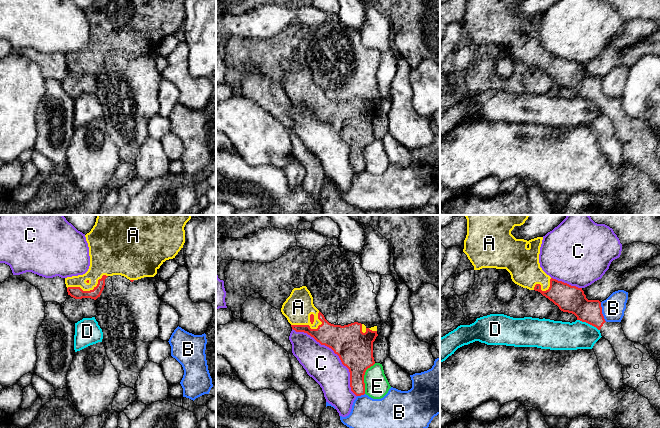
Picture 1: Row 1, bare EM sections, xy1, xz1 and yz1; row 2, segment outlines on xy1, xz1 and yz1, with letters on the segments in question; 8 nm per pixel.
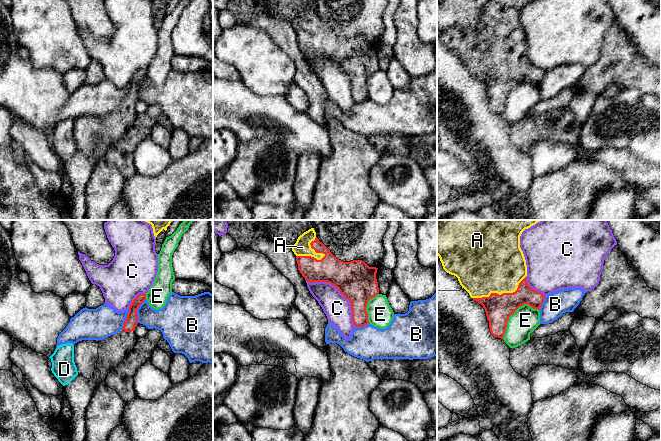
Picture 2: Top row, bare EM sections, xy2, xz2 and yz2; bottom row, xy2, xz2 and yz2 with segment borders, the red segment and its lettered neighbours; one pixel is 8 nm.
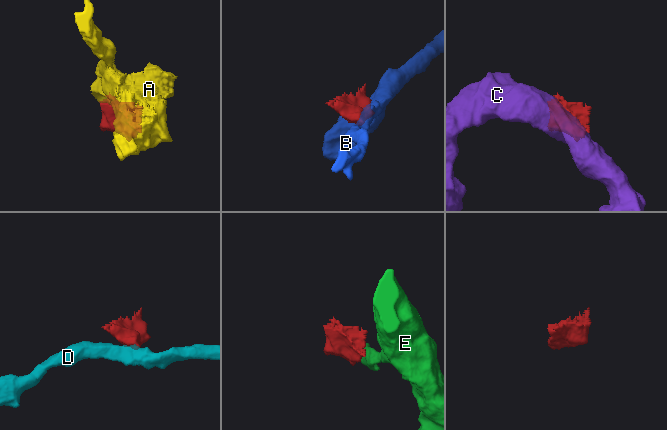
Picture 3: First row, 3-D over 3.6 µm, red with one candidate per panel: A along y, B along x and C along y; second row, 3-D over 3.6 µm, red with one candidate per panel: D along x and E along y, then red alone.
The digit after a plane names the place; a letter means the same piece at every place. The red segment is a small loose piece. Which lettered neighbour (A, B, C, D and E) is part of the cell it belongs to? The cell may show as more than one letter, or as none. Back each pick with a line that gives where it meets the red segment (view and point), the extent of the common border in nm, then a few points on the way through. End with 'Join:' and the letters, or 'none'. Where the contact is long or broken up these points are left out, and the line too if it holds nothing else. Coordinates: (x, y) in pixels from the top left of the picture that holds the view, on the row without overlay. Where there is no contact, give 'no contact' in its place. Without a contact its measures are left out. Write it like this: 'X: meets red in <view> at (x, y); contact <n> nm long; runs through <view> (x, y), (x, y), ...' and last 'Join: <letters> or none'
A: meets red in yz2 at (501, 70); contact 460 nm long
Join: A

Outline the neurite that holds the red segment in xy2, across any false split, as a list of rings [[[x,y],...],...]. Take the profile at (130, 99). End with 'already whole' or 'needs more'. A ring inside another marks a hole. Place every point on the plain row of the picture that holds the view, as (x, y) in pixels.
[[[139,70],[131,79],[129,83],[129,88],[127,90],[126,96],[123,99],[122,106],[125,108],[134,107],[138,100],[138,90],[137,85],[146,76],[146,70]]] | already whole

